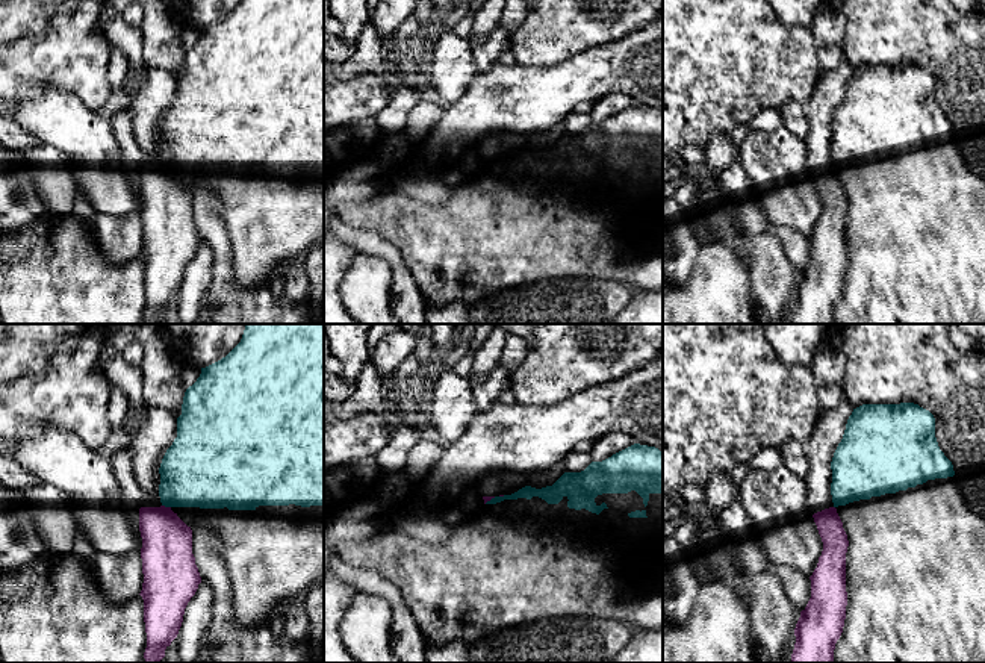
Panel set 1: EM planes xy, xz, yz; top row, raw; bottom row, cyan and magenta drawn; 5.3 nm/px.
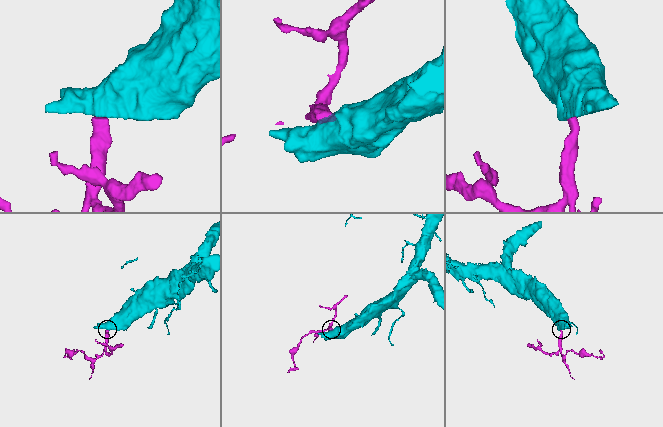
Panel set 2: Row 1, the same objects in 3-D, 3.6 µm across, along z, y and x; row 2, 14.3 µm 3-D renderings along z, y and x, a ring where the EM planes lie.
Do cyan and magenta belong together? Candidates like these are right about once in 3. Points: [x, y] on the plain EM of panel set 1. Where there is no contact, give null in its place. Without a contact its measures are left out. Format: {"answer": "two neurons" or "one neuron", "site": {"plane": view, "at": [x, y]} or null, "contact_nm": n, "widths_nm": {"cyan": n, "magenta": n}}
{"answer": "two neurons", "site": {"plane": "xy", "at": [167, 167]}, "contact_nm": 50, "widths_nm": {"cyan": 380, "magenta": 280}}

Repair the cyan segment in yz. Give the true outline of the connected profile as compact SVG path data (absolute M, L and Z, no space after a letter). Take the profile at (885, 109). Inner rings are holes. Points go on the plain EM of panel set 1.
M914 64L853 70L831 130L834 168L955 136L938 107L934 76Z

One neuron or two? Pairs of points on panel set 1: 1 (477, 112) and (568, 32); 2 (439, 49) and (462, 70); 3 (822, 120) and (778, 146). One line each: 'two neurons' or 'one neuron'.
1: two neurons
2: one neuron
3: two neurons

